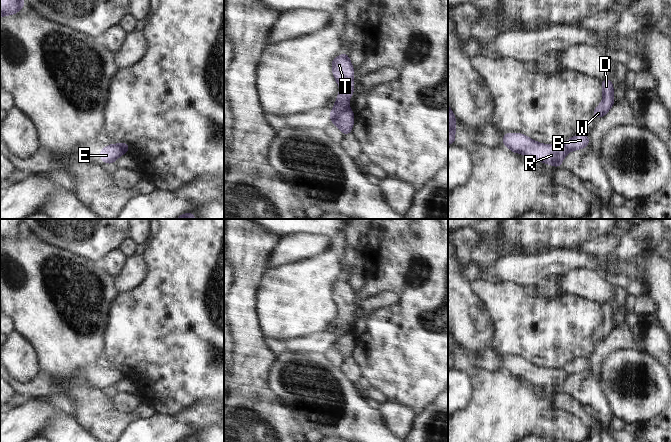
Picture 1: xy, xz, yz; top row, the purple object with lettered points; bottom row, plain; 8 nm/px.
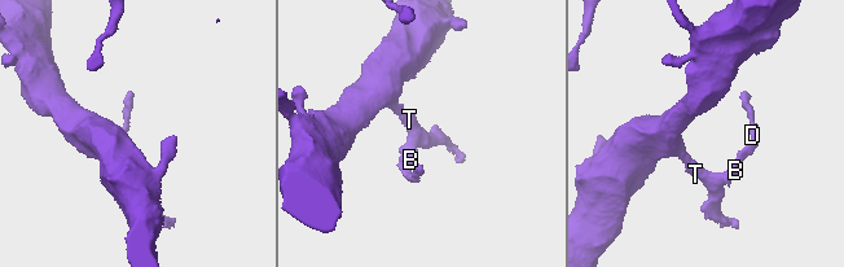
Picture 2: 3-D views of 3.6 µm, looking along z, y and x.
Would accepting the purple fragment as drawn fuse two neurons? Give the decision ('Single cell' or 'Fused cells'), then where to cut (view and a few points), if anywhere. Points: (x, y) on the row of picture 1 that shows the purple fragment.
Fused cells. Split along xz (348, 108), (338, 112), (332, 118)

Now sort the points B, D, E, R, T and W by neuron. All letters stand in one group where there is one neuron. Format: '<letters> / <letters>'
B D W / E R T

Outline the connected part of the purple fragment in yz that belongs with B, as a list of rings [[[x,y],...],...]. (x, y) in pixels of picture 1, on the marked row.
[[[580,133],[570,139],[568,139],[563,145],[568,151],[575,151],[578,149],[586,148],[589,144],[589,137]]]

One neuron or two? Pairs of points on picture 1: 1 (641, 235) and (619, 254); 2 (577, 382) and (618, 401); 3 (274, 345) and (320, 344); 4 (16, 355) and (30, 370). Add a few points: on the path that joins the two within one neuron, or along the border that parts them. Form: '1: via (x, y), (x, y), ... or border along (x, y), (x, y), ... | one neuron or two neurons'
1: via (636, 240), (624, 251) | one neuron
2: border along (599, 383), (610, 412), (613, 415) | two neurons
3: via (285, 345), (309, 344) | one neuron
4: via (19, 359), (26, 366) | one neuron

